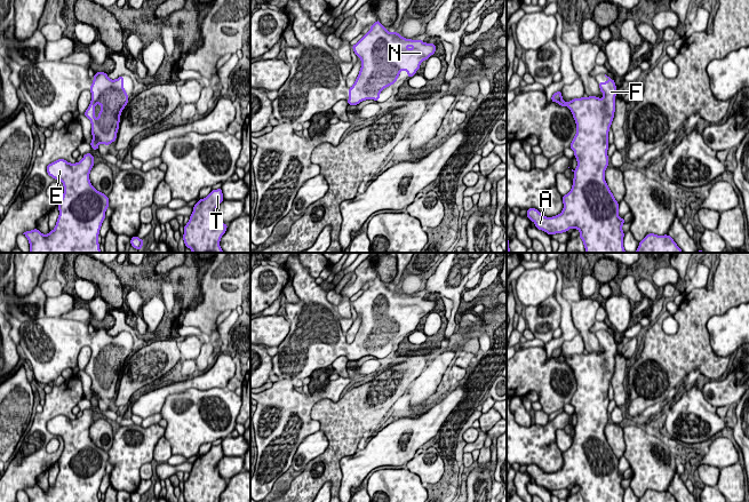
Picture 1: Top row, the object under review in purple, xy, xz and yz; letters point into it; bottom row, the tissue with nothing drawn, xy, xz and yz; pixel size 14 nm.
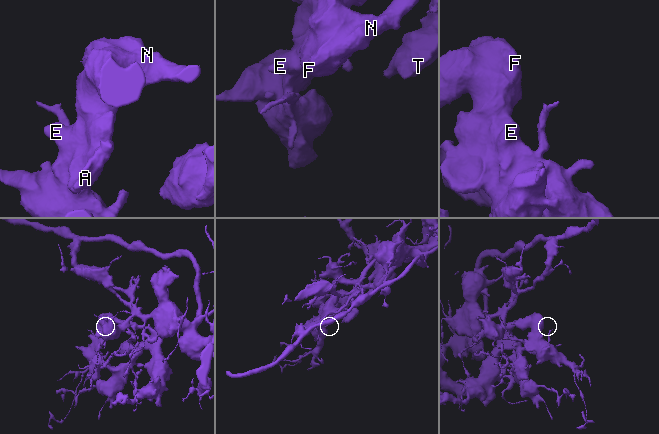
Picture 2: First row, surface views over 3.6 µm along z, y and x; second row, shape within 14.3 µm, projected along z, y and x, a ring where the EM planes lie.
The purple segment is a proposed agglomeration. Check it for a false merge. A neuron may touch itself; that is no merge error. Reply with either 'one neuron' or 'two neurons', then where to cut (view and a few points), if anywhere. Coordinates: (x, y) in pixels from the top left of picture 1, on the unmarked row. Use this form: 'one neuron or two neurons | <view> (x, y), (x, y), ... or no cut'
one neuron | no cut

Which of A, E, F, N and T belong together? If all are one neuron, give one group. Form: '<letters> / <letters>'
A E F N T

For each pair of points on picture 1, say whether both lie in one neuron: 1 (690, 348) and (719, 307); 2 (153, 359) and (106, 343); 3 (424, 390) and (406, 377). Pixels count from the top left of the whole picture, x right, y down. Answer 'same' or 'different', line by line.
1: same
2: different
3: different

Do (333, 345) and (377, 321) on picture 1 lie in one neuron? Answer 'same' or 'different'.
same

